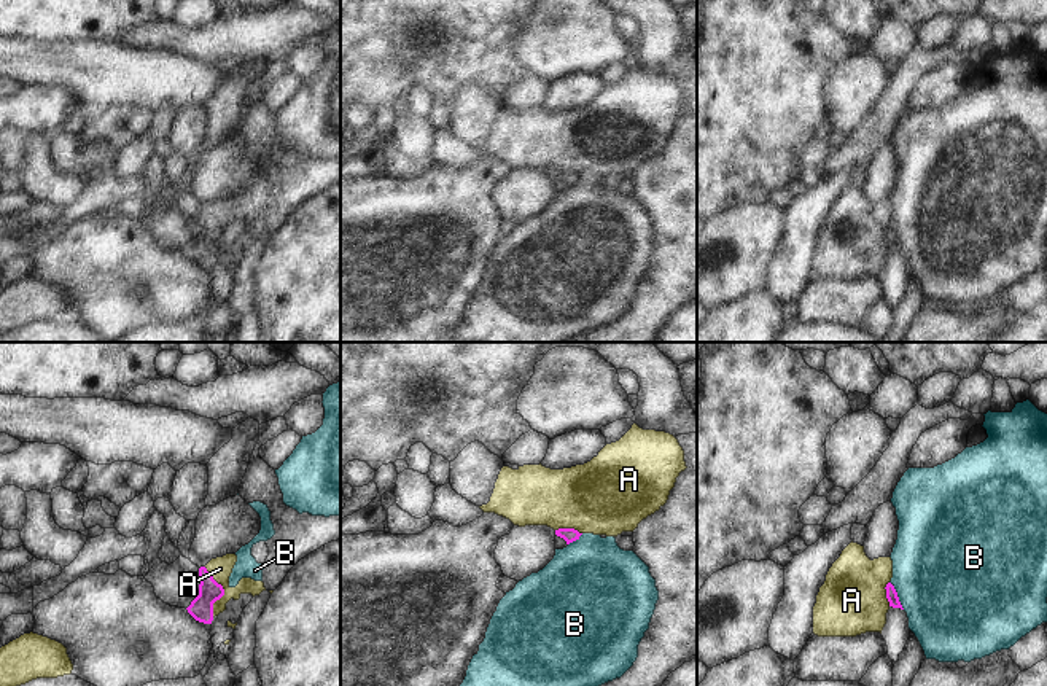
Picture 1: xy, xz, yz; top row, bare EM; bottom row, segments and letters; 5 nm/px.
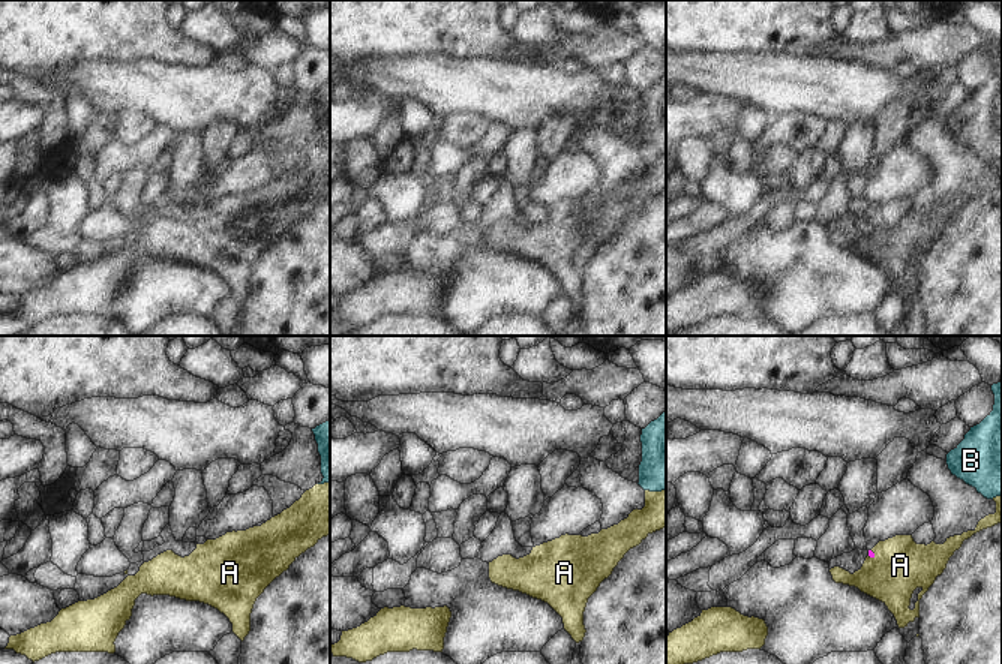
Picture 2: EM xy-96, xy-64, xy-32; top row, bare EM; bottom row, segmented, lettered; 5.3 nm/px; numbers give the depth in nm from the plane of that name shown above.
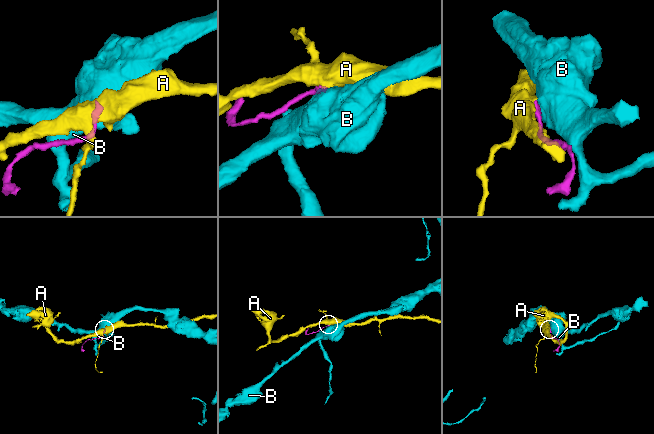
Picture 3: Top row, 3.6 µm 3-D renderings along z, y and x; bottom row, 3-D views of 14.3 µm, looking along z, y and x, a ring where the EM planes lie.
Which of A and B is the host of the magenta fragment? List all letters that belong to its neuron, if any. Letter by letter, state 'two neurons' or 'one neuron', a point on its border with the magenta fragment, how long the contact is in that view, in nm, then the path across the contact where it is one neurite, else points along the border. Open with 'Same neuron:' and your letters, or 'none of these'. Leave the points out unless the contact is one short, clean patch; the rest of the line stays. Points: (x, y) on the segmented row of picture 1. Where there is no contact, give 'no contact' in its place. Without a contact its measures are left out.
Same neuron: A
A: one neuron | xy (223, 592) | 260 nm | across xy (201, 608), (223, 592), (220, 569)
B: two neurons | yz (896, 596) | 160 nm | along yz (890, 581), (904, 608)

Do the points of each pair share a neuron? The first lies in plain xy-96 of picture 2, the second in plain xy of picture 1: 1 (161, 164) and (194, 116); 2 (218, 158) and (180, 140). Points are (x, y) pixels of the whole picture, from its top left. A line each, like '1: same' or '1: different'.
1: different
2: different

